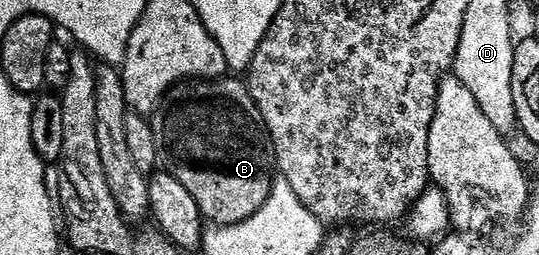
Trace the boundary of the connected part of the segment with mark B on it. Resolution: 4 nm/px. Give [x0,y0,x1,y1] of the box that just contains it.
[150,77,277,226]

